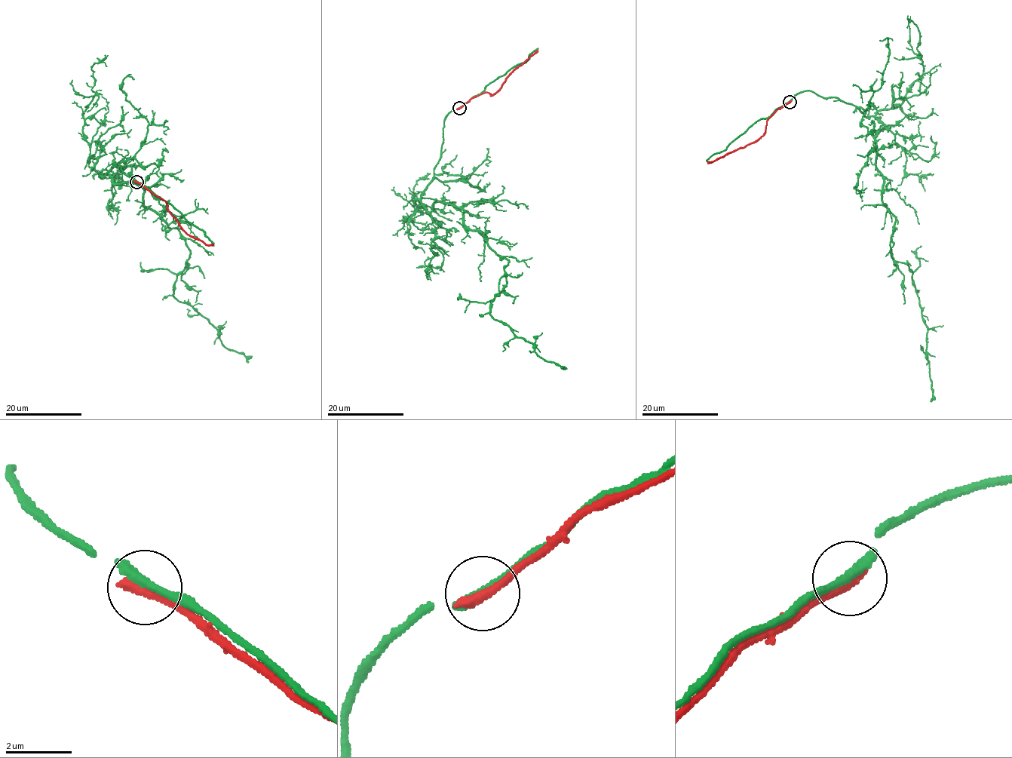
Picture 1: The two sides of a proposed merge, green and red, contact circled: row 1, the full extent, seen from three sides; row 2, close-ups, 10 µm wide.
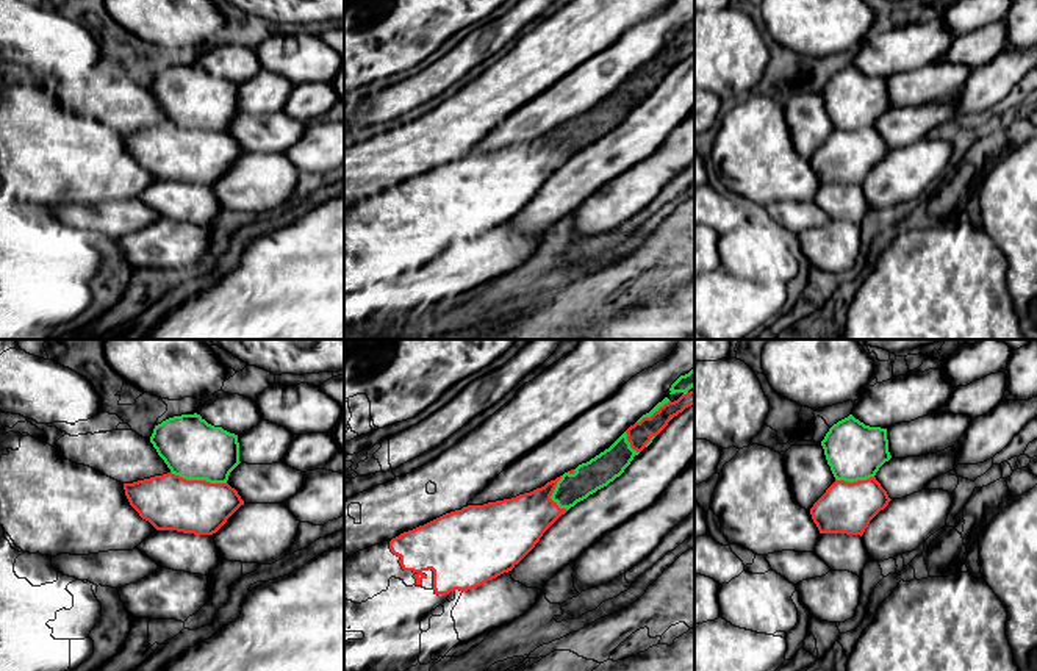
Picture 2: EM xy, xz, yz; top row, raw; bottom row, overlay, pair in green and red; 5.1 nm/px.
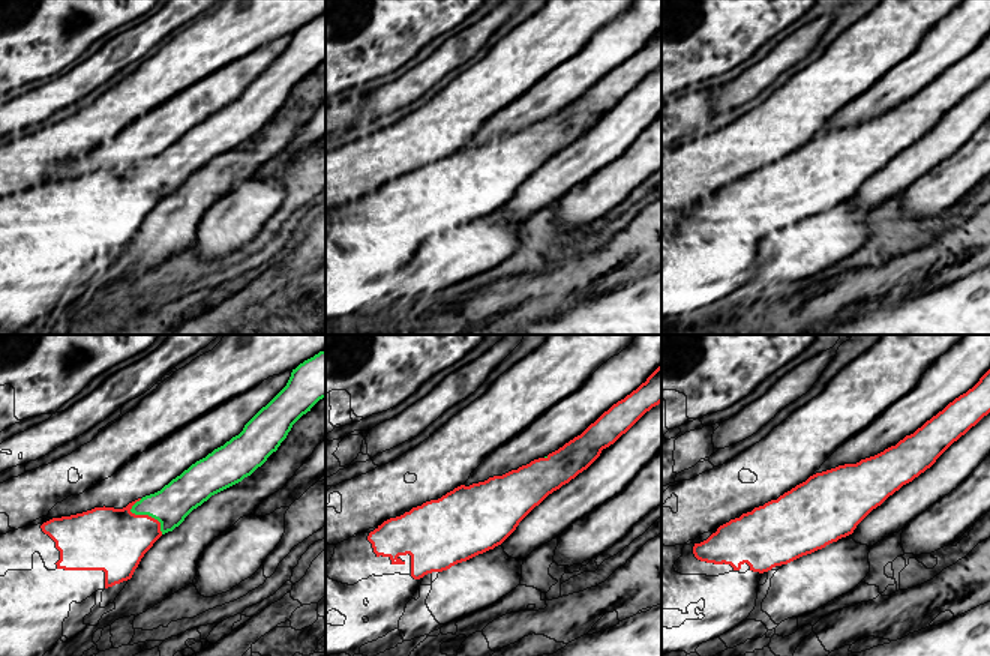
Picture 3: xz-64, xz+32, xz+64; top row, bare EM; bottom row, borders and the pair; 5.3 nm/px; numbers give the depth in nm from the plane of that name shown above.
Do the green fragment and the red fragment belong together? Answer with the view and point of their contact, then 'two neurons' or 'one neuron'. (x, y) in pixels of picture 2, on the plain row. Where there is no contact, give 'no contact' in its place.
xy (199, 129) | two neurons

